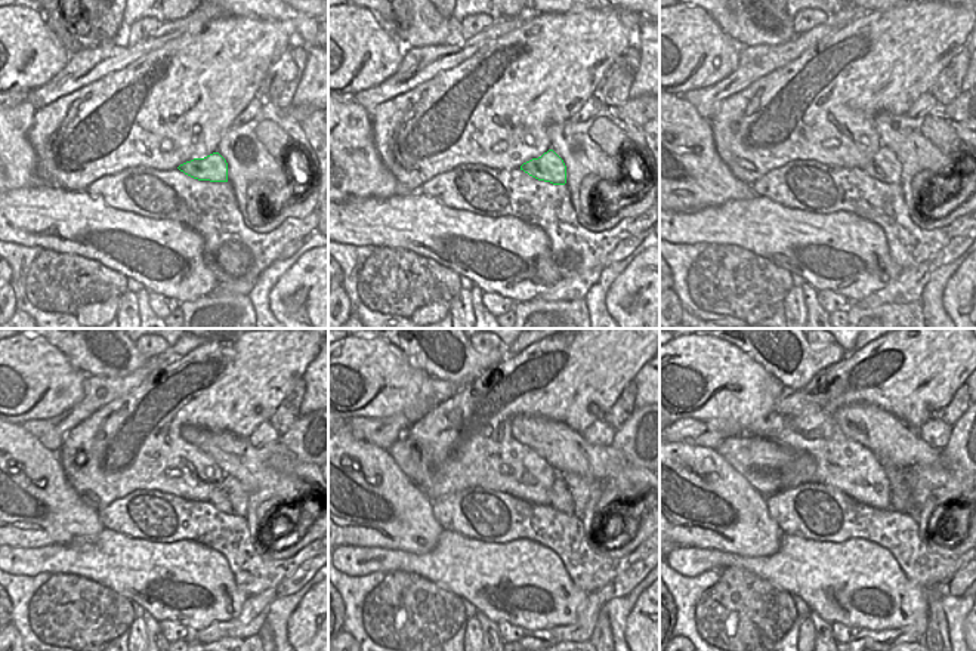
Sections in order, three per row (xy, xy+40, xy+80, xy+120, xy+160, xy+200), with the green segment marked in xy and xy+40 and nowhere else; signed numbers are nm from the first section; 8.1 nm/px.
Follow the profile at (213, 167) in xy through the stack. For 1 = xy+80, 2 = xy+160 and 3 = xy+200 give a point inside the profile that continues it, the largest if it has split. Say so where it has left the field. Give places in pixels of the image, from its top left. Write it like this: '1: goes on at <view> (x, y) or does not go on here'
1: goes on at xy+80 (885, 166)
2: goes on at xy+160 (571, 494)
3: goes on at xy+200 (930, 486)

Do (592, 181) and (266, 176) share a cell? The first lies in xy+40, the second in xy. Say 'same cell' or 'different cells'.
different cells

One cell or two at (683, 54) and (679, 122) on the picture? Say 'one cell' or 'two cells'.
two cells

